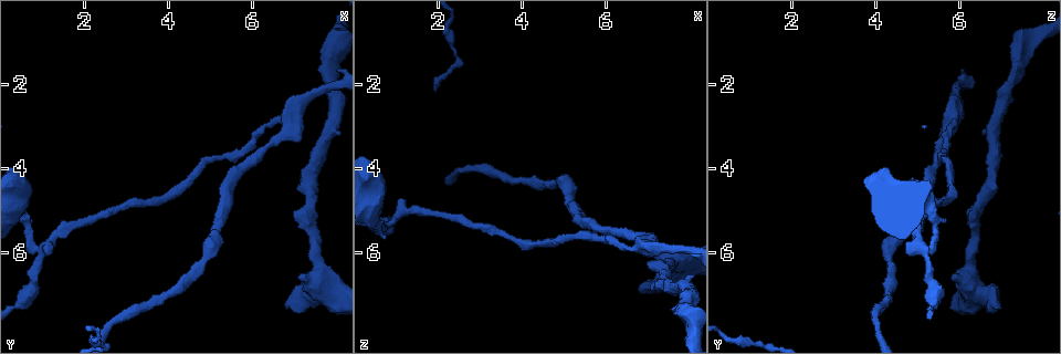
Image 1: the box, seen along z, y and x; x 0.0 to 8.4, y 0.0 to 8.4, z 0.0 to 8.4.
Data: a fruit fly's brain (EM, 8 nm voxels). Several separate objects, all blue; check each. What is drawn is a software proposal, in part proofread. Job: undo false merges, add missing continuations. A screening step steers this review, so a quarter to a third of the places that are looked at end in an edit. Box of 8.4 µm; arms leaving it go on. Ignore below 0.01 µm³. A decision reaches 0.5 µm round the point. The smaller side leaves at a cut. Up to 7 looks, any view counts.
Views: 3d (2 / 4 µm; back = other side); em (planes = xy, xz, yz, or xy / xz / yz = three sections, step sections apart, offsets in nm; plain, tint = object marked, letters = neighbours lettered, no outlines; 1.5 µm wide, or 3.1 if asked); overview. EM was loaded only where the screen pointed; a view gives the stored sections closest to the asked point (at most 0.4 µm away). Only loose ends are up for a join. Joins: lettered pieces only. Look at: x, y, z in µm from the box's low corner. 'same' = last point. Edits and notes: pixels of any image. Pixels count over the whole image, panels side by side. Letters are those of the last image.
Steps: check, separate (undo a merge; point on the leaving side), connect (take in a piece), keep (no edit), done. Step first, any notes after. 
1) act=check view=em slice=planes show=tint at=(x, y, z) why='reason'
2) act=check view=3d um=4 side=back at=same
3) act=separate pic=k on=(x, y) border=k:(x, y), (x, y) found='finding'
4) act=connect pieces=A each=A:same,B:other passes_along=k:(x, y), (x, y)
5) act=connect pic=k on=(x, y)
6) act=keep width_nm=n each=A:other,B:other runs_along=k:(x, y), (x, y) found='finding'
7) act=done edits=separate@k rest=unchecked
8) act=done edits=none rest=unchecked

act=check view=em slice=xy step=4 show=tint at=(0.95, 5.90, 5.25) why='three arms meet'

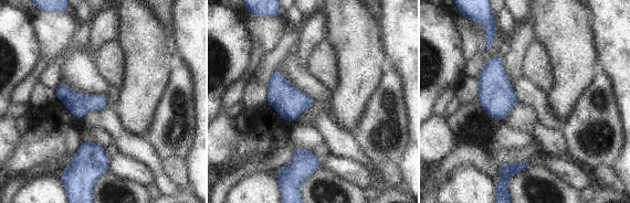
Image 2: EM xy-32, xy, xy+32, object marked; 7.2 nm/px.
act=check view=em slice=xz step=4 show=letters at=same

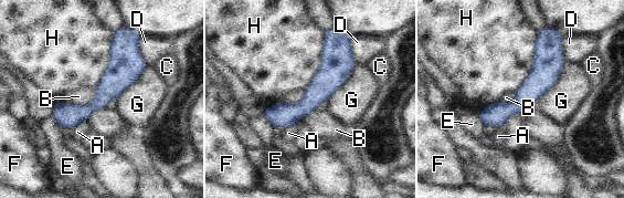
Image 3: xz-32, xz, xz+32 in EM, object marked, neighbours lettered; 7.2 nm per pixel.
act=keep each=A:other,B:other,C:other,D:other,E:other,F:other,G:other,H:other border=3:(96, 90), (88, 104), (54, 103) found='one neuron here'

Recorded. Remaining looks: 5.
act=check view=em slice=planes show=letters at=(6.35, 2.95, 5.85) why='closes a loop'

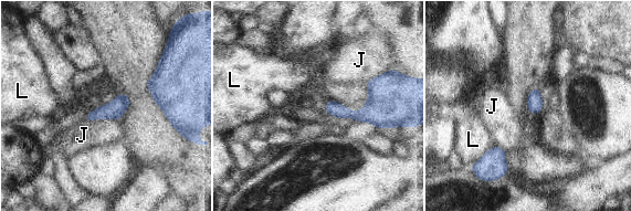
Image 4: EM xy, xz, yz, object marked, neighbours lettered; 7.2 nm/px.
act=keep each=J:other,L:other border=4:(119, 118), (83, 119) found='all the same neuron'

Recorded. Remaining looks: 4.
act=check view=em slice=xy step=4 show=tint at=(6.85, 7.25, 6.95)

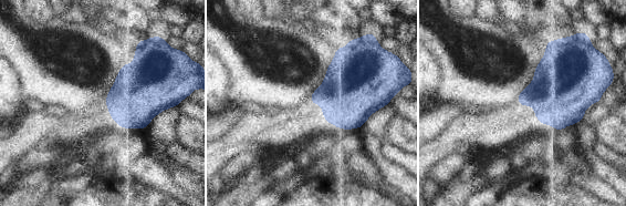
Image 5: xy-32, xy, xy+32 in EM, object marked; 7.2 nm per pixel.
act=check view=em slice=yz step=4 show=letters at=same

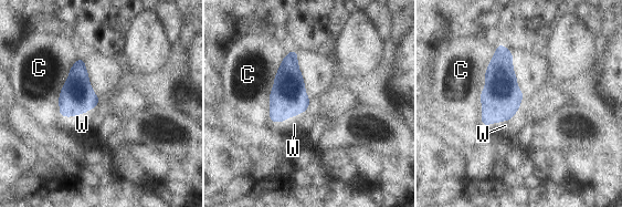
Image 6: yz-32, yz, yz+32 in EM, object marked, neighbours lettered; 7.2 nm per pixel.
act=connect pieces=W each=C:other,W:same passes_along=6:(76, 96), (77, 114), (82, 124) found='the neuron continues'

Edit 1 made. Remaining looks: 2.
act=done edits=connect@6 rest=unchecked

